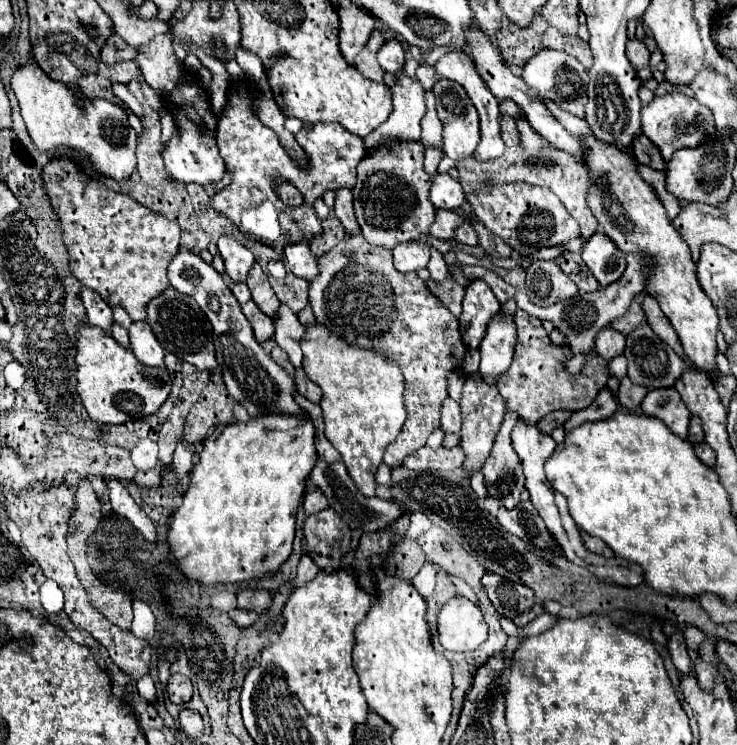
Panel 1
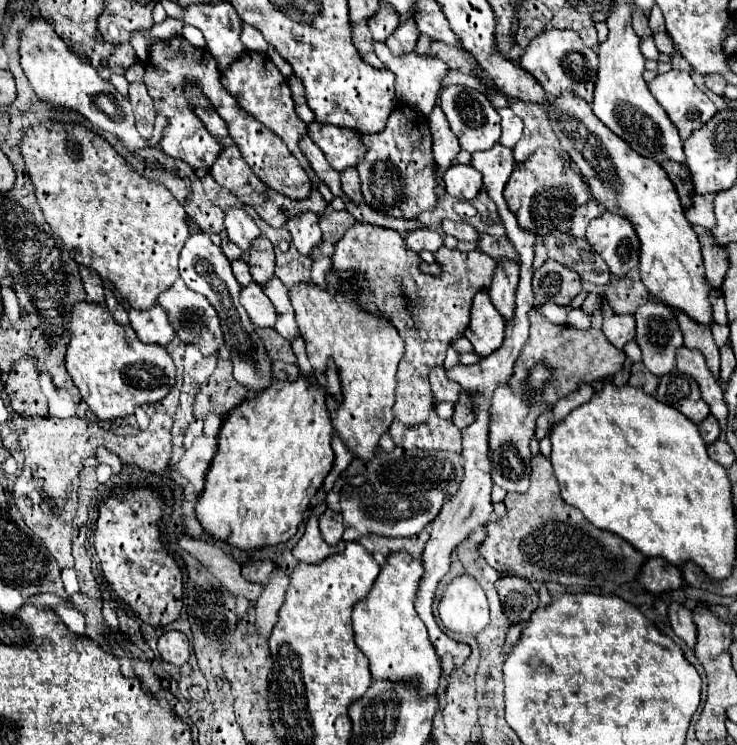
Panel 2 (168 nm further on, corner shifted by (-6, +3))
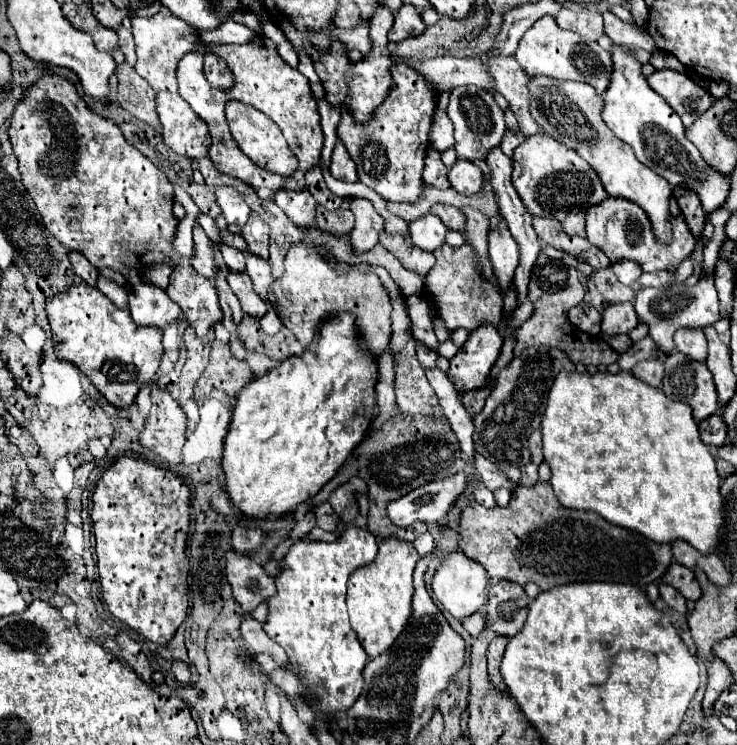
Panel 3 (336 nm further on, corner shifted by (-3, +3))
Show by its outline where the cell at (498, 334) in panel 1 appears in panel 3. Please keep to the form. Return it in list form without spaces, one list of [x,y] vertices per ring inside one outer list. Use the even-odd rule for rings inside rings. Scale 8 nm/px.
[[[504,219],[498,223],[496,229],[490,231],[488,251],[490,251],[490,263],[500,281],[500,289],[508,289],[518,265],[518,243],[514,241]]]

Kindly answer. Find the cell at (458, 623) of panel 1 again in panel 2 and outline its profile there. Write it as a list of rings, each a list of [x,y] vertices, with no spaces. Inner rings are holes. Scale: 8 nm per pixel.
[[[465,573],[455,577],[445,587],[439,617],[445,629],[477,637],[489,623],[489,603],[479,583]]]

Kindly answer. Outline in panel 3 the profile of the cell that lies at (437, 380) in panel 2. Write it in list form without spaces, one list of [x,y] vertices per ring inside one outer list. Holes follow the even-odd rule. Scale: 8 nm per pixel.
[[[418,345],[418,347],[416,347],[416,355],[418,355],[420,365],[422,365],[424,369],[436,367],[436,357],[438,357],[438,353],[436,353],[434,349],[430,349],[430,347],[426,347],[426,345]]]

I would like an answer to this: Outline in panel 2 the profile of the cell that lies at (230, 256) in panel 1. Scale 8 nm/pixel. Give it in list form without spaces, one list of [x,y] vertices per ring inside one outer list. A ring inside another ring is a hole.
[[[239,207],[227,209],[227,213],[225,213],[225,229],[227,229],[229,239],[243,251],[243,255],[249,253],[253,239],[257,239],[261,235],[255,221]]]

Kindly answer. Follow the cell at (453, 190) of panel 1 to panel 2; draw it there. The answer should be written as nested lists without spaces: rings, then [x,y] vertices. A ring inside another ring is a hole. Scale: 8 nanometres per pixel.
[[[459,163],[451,165],[445,171],[443,181],[445,181],[445,191],[459,201],[471,201],[483,187],[479,171],[471,169],[471,165],[459,165]]]

